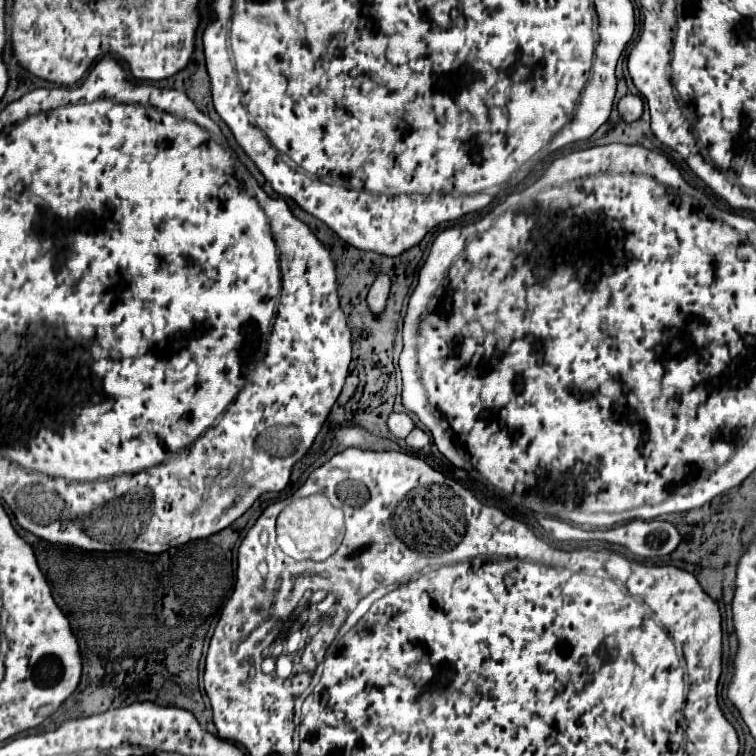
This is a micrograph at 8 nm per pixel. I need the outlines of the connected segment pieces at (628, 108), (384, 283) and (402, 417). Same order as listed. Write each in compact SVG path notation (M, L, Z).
M626 94L620 102L618 102L618 110L620 110L620 116L626 120L626 122L634 122L642 116L642 110L644 110L644 102L638 94Z
M378 274L370 292L368 292L368 306L374 314L382 312L388 300L388 292L390 292L390 278L386 274Z
M392 412L388 418L388 428L394 434L394 438L398 438L398 440L404 440L414 426L416 424L414 424L412 416L406 412Z

